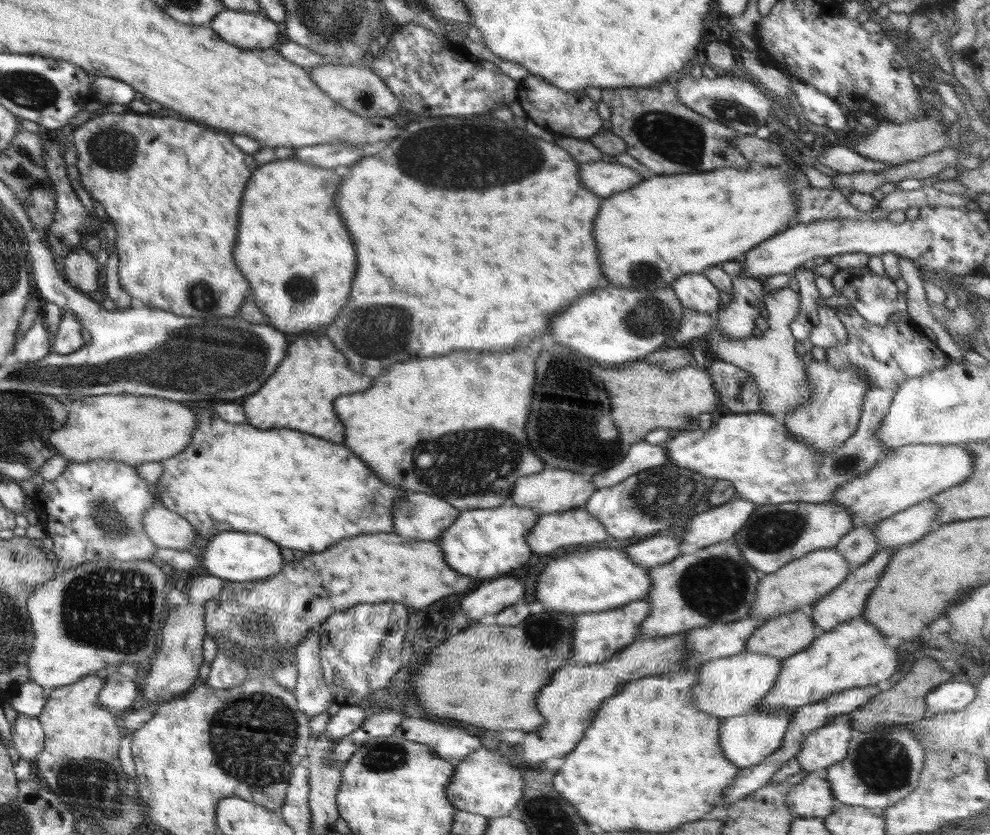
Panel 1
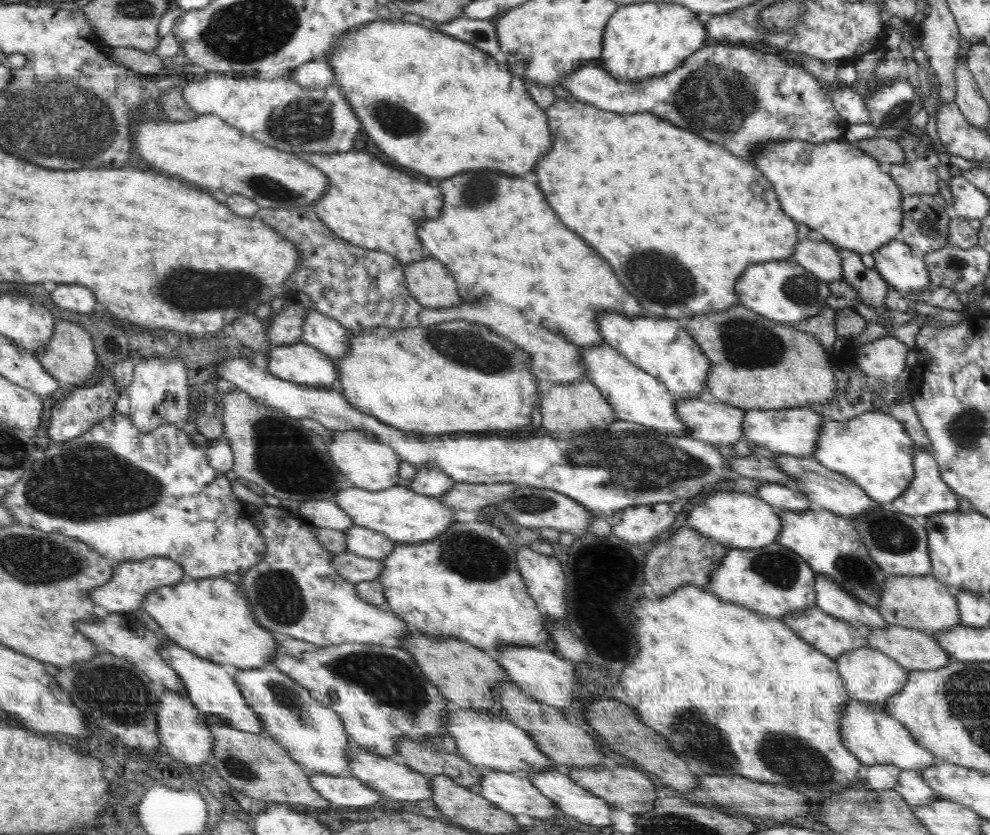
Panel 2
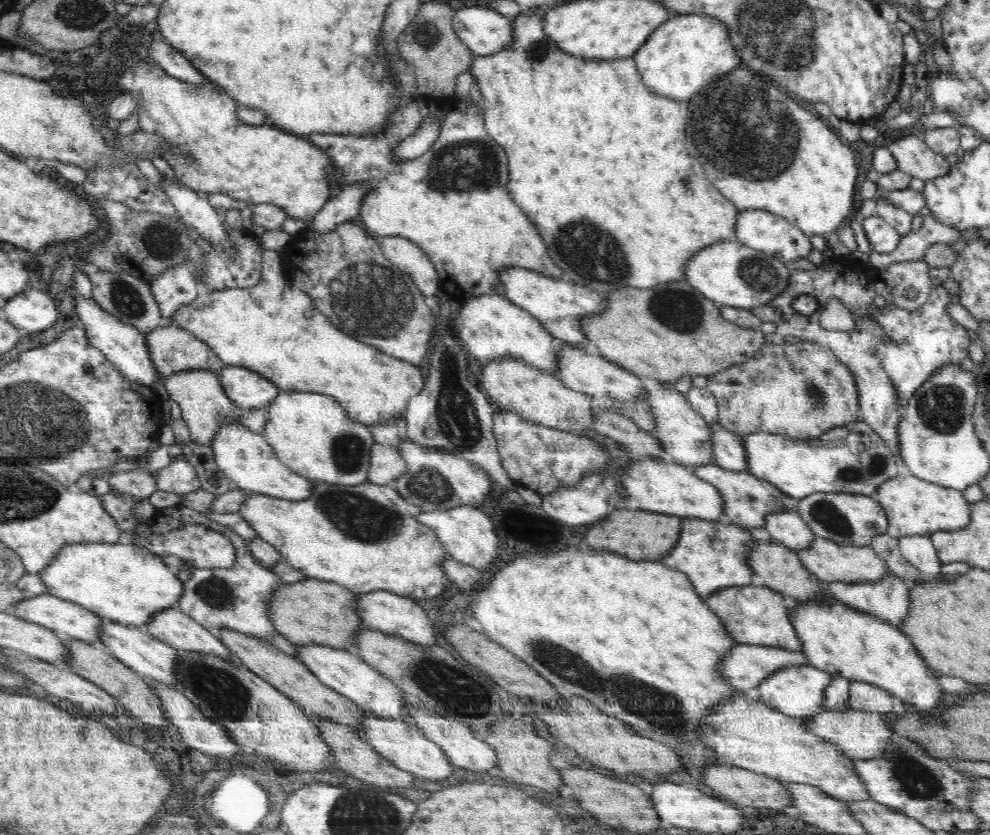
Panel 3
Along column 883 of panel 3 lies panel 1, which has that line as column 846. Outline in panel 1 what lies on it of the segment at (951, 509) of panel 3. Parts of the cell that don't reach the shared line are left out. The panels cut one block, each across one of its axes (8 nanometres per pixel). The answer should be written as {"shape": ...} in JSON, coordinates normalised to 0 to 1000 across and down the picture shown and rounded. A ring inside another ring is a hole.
{"shape":[[[976,531],[968,532],[917,532],[897,540],[875,568],[851,580],[838,602],[859,610],[861,634],[873,628],[885,628],[906,613],[939,598],[958,583],[974,577],[984,565],[984,545]]]}

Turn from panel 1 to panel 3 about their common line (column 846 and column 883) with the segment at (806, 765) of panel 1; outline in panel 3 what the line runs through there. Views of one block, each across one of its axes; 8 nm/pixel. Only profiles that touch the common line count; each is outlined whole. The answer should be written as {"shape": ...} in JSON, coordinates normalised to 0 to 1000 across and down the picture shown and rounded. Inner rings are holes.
{"shape":[[[830,848],[823,856],[810,861],[818,877],[843,891],[855,907],[865,910],[879,910],[891,905],[898,884],[903,879],[896,856],[886,853],[871,853],[861,848],[842,853]]]}

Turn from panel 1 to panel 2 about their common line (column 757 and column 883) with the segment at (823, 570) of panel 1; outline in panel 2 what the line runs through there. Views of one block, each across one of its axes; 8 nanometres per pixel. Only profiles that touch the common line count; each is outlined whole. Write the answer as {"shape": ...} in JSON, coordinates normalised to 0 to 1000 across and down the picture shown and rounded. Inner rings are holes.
{"shape":[[[940,689],[933,691],[901,690],[895,696],[886,729],[900,750],[942,758],[962,756],[971,750],[965,709],[952,701]]]}

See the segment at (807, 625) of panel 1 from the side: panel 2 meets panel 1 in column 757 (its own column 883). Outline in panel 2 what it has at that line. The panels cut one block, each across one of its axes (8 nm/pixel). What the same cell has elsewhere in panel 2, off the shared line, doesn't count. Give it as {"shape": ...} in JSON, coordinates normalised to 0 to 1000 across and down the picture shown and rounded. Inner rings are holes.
{"shape":[[[899,750],[875,759],[875,771],[887,777],[919,802],[945,802],[960,792],[943,763],[919,752]]]}

